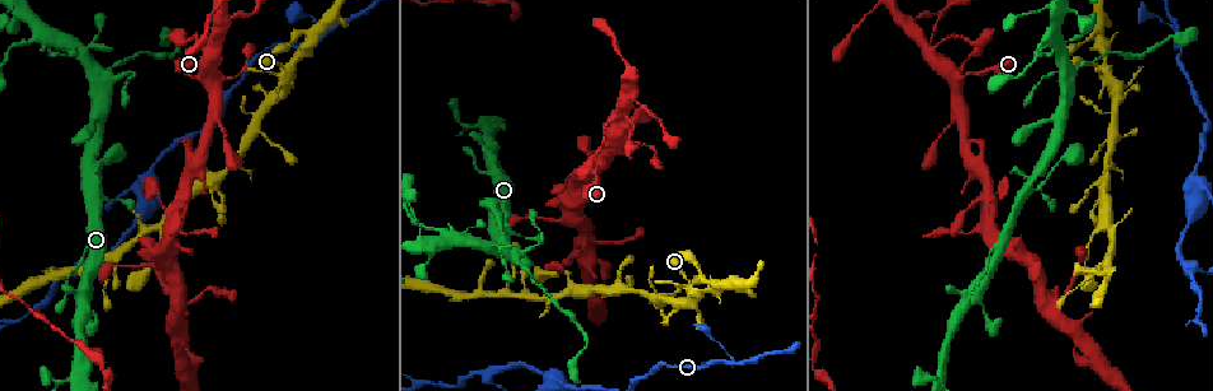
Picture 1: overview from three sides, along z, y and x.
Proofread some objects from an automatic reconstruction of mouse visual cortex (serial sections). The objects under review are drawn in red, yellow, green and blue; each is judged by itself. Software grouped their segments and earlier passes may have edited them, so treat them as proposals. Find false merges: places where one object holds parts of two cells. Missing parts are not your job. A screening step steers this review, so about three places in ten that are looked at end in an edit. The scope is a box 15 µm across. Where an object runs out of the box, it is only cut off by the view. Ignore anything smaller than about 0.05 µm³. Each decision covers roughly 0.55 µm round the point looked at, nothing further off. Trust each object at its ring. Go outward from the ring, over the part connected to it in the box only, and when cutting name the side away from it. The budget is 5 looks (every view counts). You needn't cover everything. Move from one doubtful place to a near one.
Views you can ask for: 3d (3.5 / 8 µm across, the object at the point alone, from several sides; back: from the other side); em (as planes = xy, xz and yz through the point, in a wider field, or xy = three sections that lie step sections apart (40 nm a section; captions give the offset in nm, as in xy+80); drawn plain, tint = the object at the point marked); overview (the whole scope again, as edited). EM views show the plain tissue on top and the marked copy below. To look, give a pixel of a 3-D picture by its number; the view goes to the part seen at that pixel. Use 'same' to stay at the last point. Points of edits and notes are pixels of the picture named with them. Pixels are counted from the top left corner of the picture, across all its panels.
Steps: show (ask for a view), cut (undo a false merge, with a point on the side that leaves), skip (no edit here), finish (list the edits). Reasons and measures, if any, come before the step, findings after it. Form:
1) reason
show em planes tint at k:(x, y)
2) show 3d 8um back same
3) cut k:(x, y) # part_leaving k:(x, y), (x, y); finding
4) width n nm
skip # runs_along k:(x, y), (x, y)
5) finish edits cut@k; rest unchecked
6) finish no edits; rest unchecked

sharp bend
show 3d 8um at 1:(692, 292)

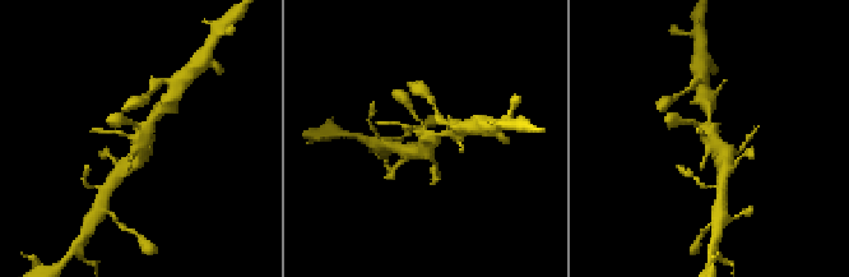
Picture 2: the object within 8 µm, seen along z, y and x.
zoom in
show 3d 3.5um back at 2:(708, 134)

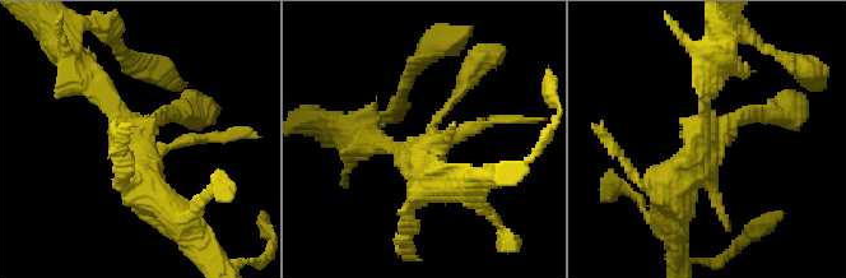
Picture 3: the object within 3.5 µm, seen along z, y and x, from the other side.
show em xy step 3 tint at 3:(144, 134)

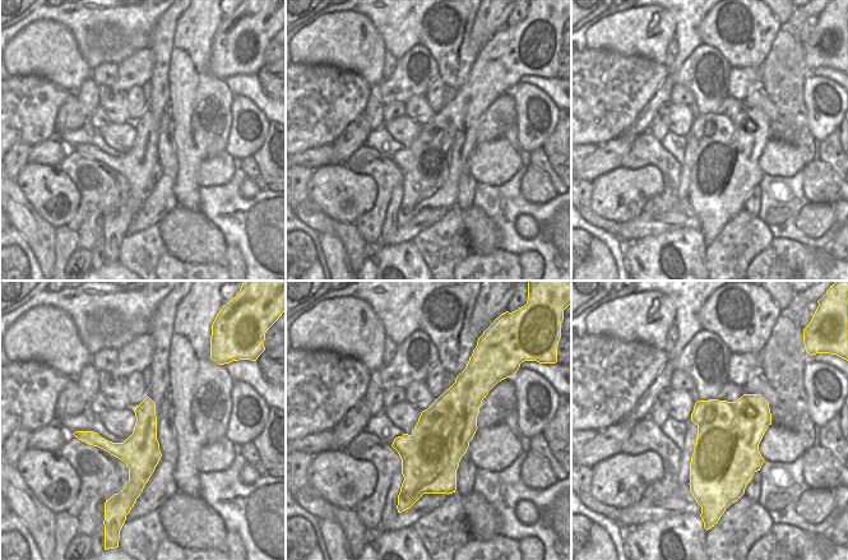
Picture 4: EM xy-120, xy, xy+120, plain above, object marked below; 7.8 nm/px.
width 460 nm
skip # runs_along 3:(775, 112), (712, 133), (666, 203); all the same cell

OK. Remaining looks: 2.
show 3d 3.5um at 1:(556, 382)

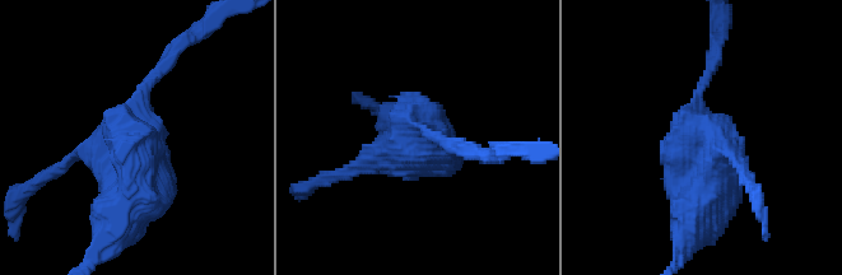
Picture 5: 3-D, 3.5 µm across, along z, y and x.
show em xy step 2 tint at 5:(701, 130)

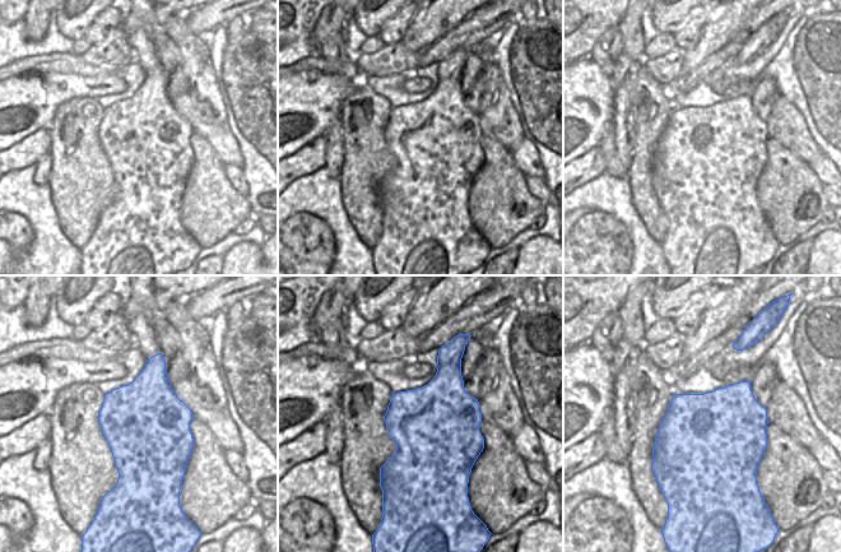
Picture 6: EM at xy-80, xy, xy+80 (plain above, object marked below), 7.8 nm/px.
skip # runs_along 5:(150, 77), (112, 229); all the same cell

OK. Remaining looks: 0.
finish no edits; rest unchecked

